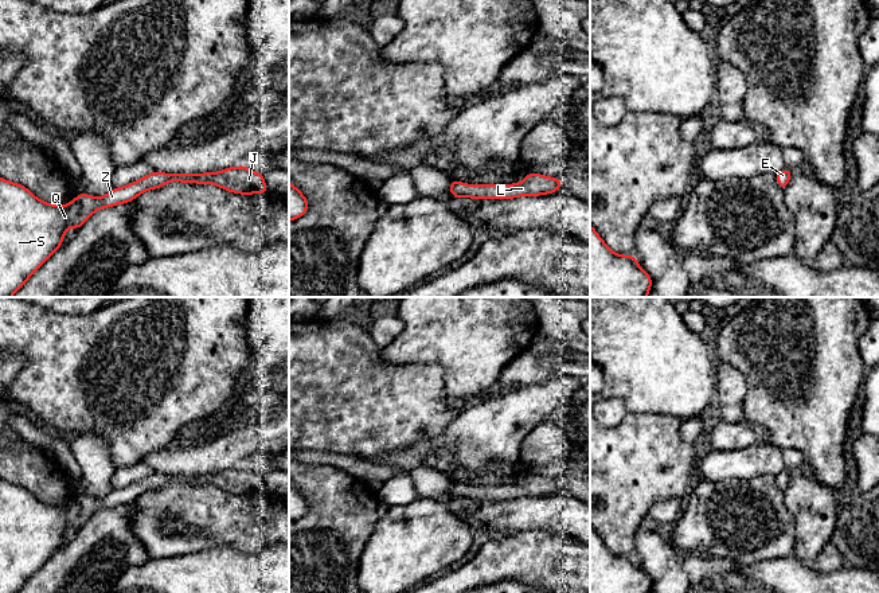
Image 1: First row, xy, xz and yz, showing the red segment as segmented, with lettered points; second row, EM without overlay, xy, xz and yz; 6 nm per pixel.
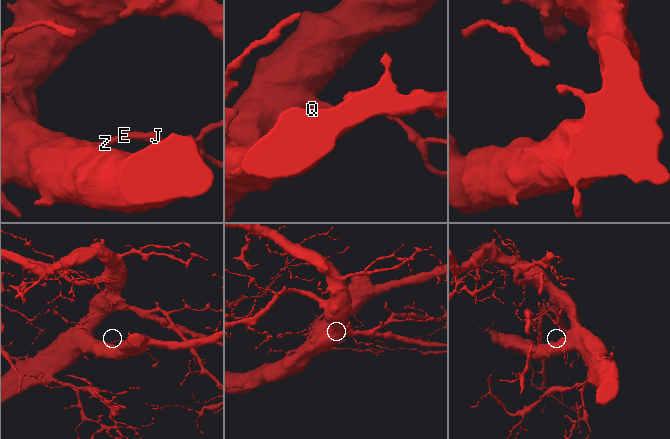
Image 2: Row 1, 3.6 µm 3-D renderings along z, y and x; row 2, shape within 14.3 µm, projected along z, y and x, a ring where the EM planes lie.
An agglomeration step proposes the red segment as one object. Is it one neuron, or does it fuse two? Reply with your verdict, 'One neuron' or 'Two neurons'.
One neuron

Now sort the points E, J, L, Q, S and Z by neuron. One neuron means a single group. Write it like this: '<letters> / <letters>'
E J L Q S Z

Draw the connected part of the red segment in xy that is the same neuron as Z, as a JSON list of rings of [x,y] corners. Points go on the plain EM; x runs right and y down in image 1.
[[[243,467],[191,476],[153,472],[102,499],[79,495],[65,507],[42,503],[24,487],[0,479],[0,593],[17,593],[62,547],[67,530],[78,531],[97,511],[129,504],[168,483],[210,484],[242,496],[267,495],[263,476]]]

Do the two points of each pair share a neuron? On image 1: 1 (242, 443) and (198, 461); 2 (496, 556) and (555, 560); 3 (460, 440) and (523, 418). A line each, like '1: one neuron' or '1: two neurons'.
1: one neuron
2: one neuron
3: one neuron

